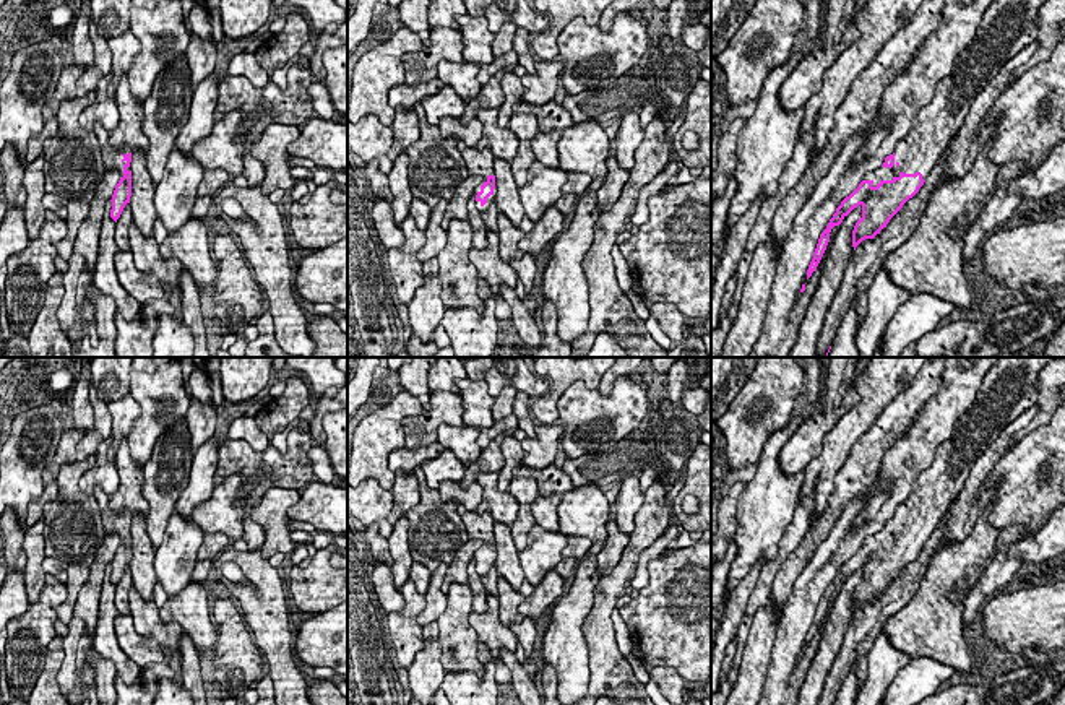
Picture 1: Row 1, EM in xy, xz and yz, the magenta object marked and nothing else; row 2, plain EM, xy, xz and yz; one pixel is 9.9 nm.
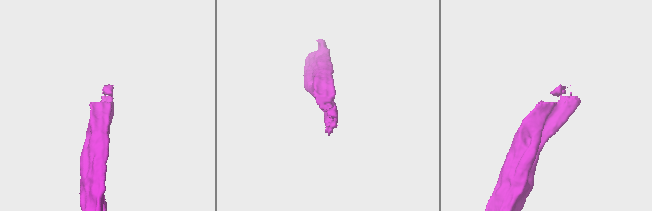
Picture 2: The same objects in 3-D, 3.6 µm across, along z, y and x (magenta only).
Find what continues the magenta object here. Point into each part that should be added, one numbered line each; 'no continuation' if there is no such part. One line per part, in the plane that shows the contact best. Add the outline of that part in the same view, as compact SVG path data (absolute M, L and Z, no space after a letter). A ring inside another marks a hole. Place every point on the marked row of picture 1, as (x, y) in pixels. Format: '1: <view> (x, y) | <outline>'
1: yz (1007, 26) | M994 0L984 11L972 39L958 54L951 73L938 81L933 99L895 148L893 167L865 174L877 187L904 174L921 172L925 180L950 140L963 125L977 94L1020 50L1036 41L1037 13L1047 0Z

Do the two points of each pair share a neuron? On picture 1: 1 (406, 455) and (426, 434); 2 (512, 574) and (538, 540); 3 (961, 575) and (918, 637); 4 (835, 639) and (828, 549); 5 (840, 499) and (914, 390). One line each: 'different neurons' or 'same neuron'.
1: different neurons
2: different neurons
3: same neuron
4: different neurons
5: same neuron

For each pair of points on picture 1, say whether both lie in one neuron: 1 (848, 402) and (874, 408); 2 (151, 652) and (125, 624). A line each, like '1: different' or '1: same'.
1: different
2: same

